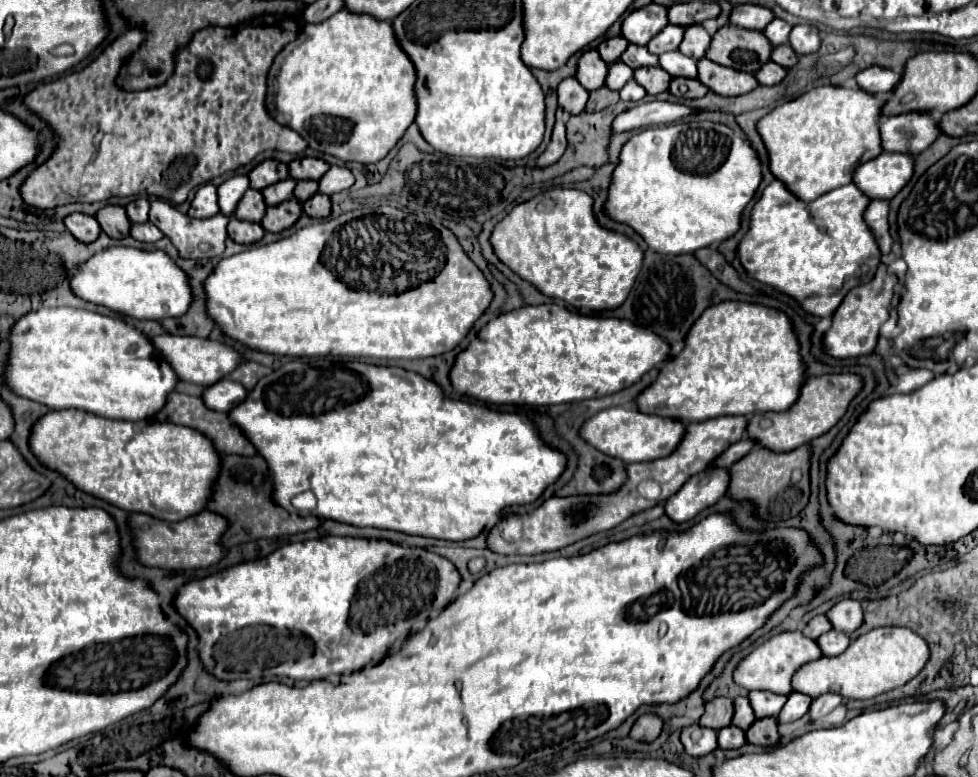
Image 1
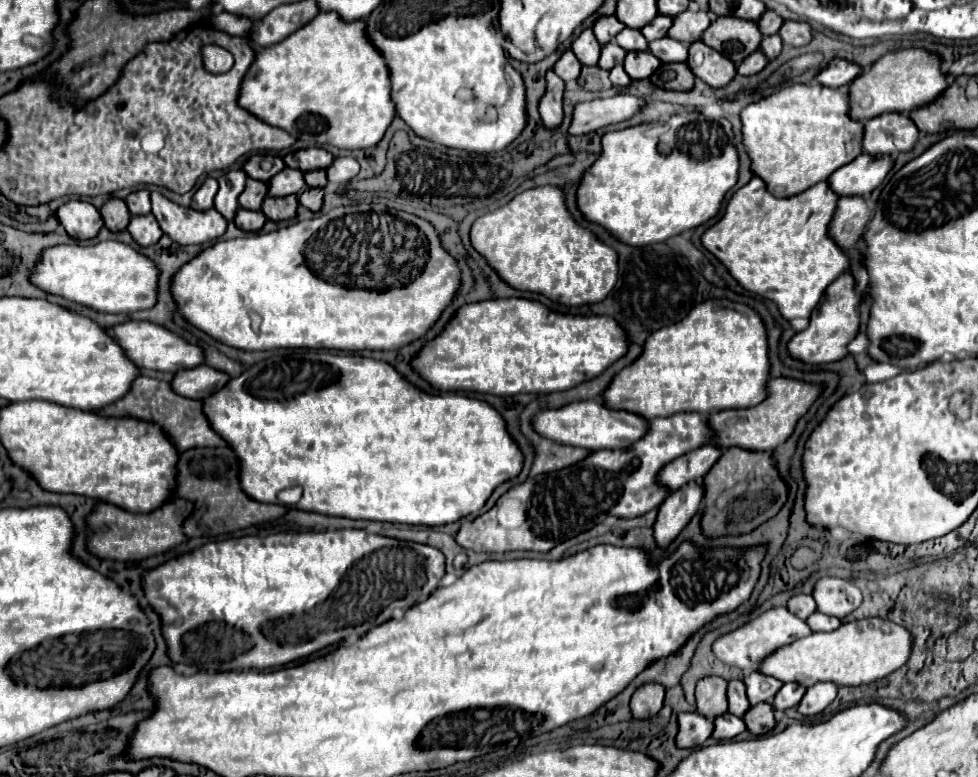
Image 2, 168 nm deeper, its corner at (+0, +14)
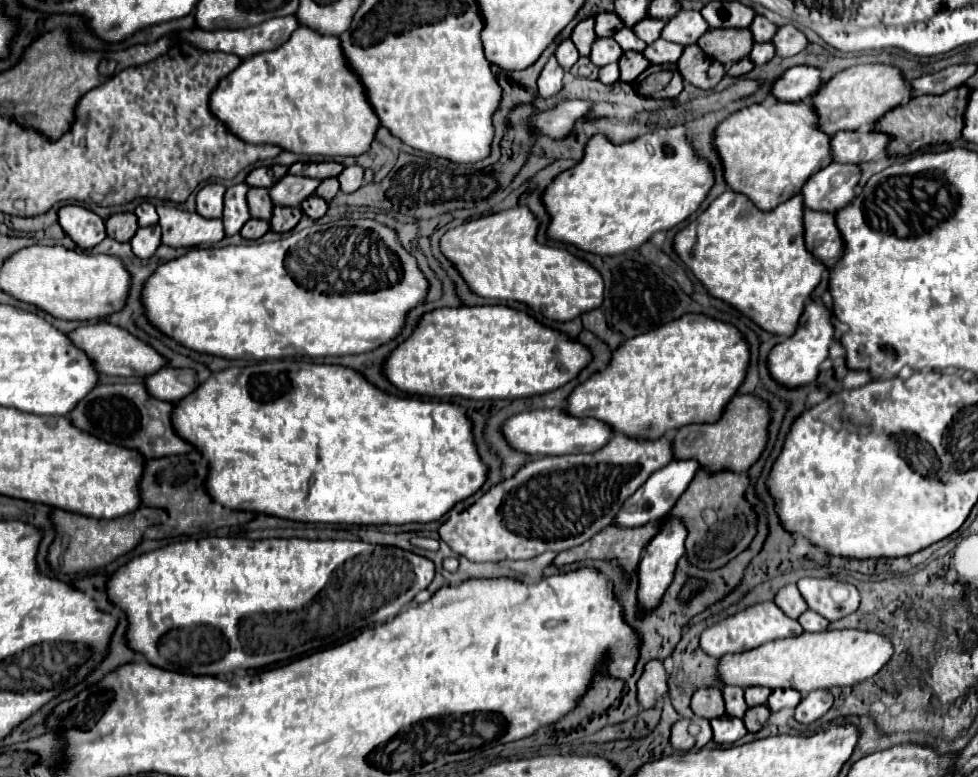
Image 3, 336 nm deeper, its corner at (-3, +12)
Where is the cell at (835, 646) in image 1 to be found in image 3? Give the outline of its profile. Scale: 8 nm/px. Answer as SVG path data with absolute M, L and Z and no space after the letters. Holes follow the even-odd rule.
M813 610L803 612L803 614L797 618L797 622L803 626L805 632L821 632L821 630L827 630L827 624L829 624L829 620L825 620L823 616L815 614Z

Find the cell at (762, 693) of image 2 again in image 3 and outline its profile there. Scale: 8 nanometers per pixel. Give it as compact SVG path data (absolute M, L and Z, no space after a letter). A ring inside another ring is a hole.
M749 686L745 688L745 702L747 706L759 706L759 704L767 704L771 690L765 686Z

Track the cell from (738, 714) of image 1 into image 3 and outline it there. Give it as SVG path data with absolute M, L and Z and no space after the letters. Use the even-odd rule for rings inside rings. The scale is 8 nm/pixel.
M725 686L723 688L723 698L725 698L727 714L735 716L735 718L743 718L745 710L747 710L747 704L745 704L745 698L743 698L743 688L739 688L739 686Z

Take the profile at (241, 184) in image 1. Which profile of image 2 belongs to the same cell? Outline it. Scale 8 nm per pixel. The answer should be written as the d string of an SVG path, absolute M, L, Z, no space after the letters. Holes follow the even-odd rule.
M228 170L218 178L218 194L214 198L214 208L226 218L232 220L238 210L238 196L244 190L246 172L244 170Z

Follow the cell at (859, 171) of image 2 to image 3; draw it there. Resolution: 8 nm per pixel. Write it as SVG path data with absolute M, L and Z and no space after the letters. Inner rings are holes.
M829 164L815 176L807 178L799 192L811 210L841 210L853 198L853 188L859 182L859 168L855 164Z

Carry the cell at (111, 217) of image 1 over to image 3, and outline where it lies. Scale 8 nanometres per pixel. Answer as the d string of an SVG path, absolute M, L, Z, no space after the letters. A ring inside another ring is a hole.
M125 212L125 214L113 214L107 220L107 236L117 240L117 242L129 242L139 228L135 214Z

